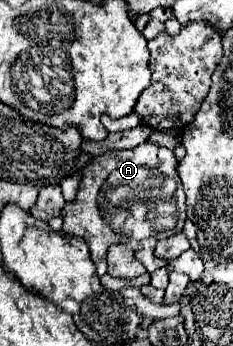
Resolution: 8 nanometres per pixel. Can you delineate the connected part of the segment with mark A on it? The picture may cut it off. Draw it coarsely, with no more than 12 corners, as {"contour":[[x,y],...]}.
{"contour":[[143,142],[83,168],[63,232],[97,276],[111,244],[139,262],[187,216],[173,150]]}

